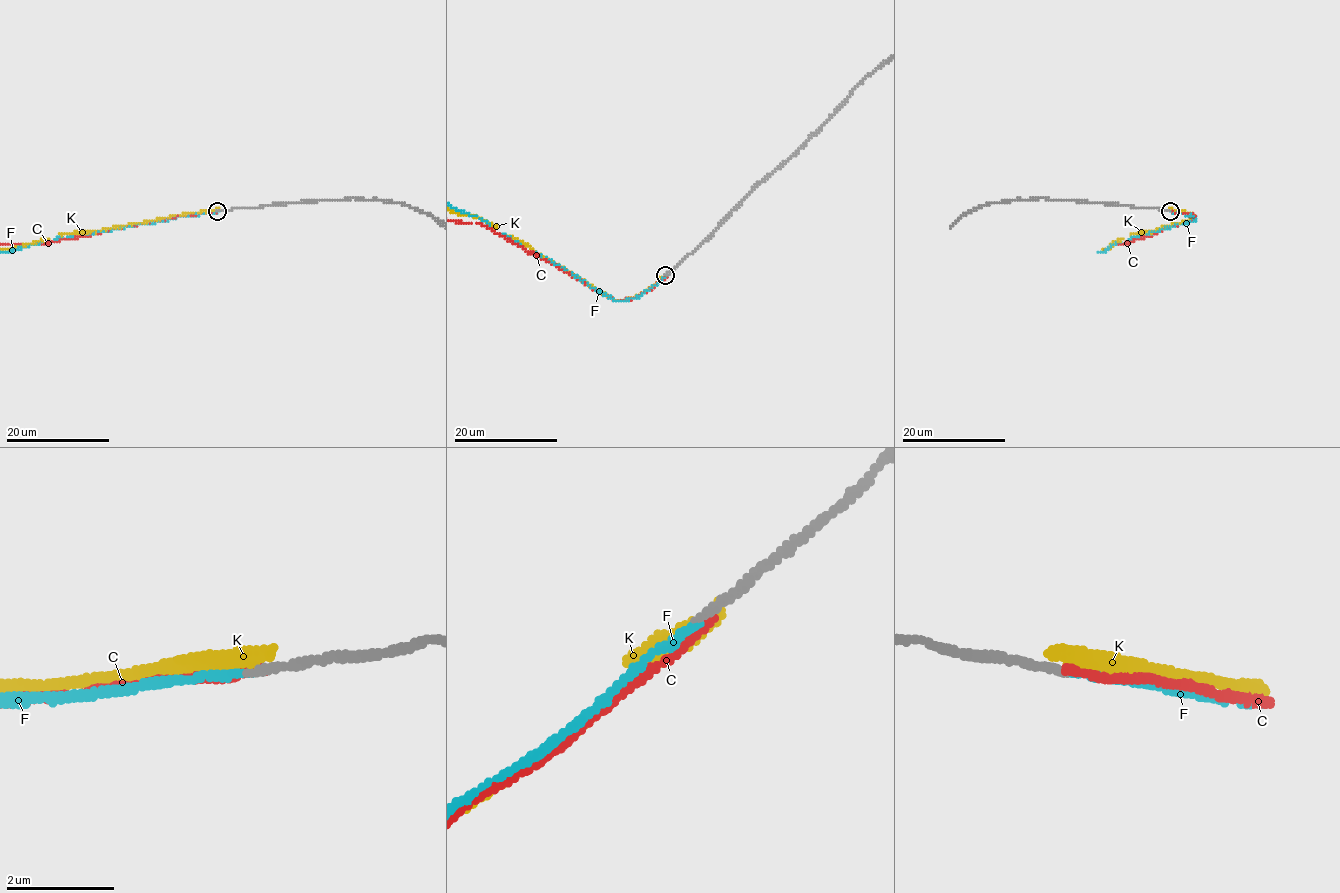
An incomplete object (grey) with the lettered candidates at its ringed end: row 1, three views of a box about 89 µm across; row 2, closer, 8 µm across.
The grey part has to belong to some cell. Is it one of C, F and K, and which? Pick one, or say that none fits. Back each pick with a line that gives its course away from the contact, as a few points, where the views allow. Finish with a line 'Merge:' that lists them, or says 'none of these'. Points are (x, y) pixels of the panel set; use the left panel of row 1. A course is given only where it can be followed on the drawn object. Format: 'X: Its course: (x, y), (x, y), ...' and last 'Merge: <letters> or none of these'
Merge: F

